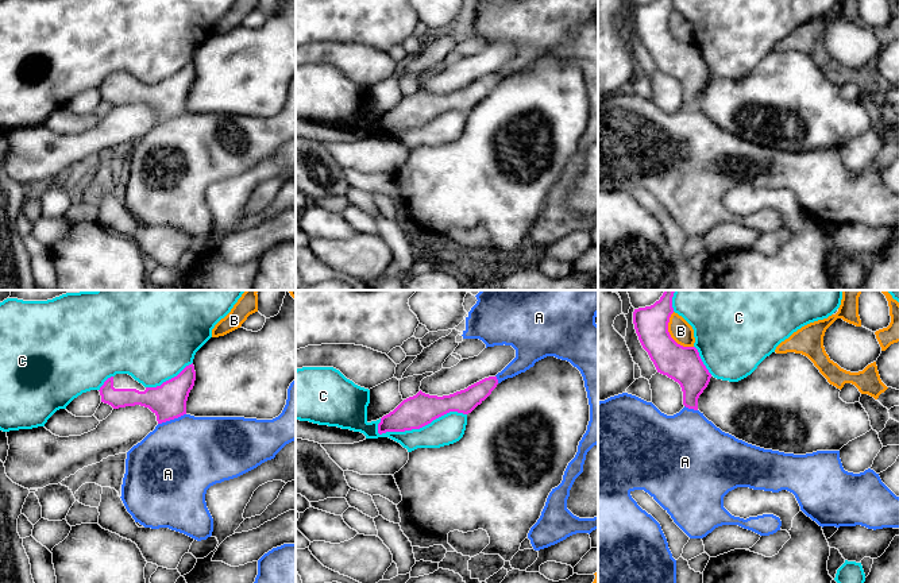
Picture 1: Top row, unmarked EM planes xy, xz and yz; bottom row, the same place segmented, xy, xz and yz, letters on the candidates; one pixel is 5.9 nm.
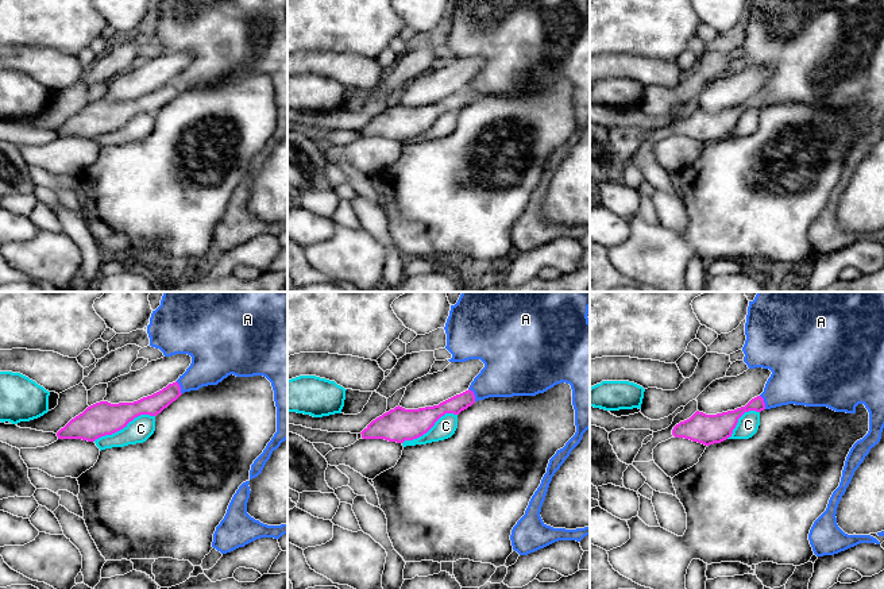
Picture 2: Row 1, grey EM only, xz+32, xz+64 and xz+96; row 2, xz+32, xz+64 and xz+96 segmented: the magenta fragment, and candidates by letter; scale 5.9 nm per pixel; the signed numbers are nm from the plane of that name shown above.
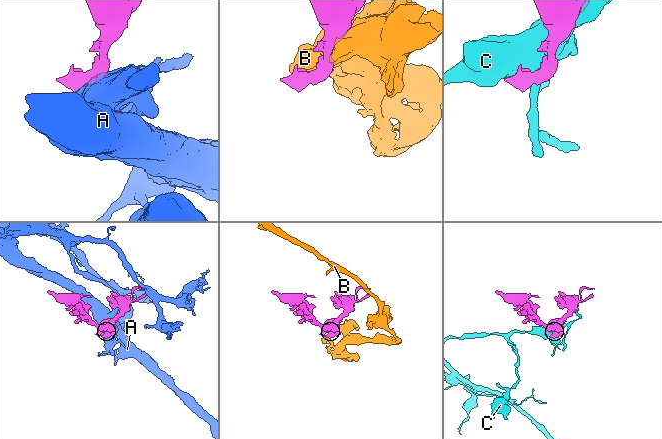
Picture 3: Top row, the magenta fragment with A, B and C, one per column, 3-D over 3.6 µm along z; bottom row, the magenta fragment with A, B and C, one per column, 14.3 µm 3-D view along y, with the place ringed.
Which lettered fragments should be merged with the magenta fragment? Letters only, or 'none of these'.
none of these

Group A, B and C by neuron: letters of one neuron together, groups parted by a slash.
A / B / C

